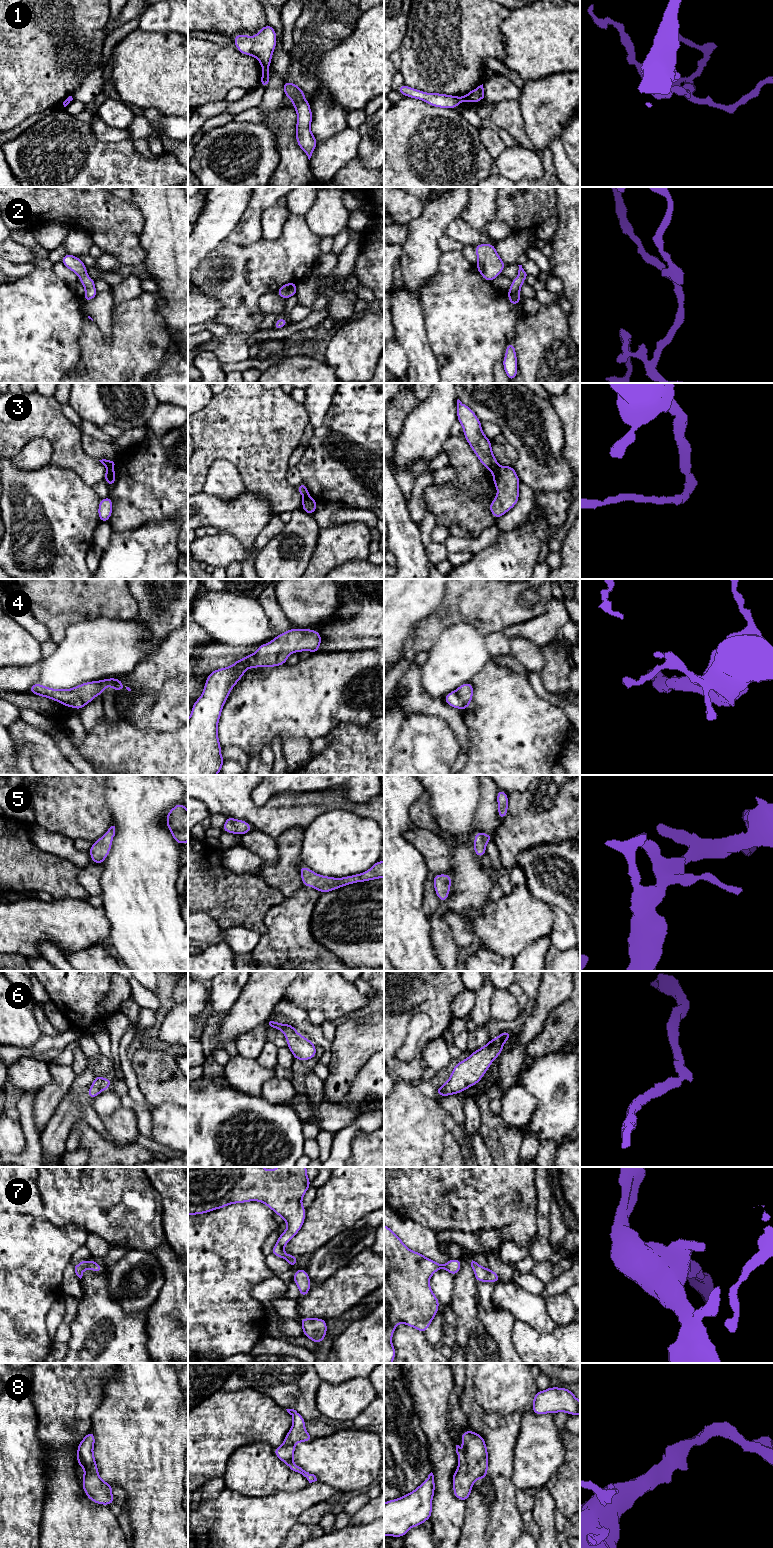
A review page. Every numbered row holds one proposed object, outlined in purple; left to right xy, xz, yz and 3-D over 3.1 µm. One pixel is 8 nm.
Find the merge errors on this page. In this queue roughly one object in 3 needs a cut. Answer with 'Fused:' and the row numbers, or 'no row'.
Fused: 1, 3

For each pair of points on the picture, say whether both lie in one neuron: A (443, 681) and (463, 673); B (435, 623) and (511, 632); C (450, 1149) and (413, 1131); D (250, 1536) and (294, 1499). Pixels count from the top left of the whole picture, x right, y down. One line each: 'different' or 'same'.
A: same
B: different
C: different
D: same

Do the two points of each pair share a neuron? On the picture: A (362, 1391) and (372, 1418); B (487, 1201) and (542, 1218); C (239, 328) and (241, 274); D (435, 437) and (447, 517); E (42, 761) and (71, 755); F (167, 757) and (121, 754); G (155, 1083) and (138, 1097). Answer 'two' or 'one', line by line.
A: two
B: two
C: one
D: two
E: two
F: one
G: two

